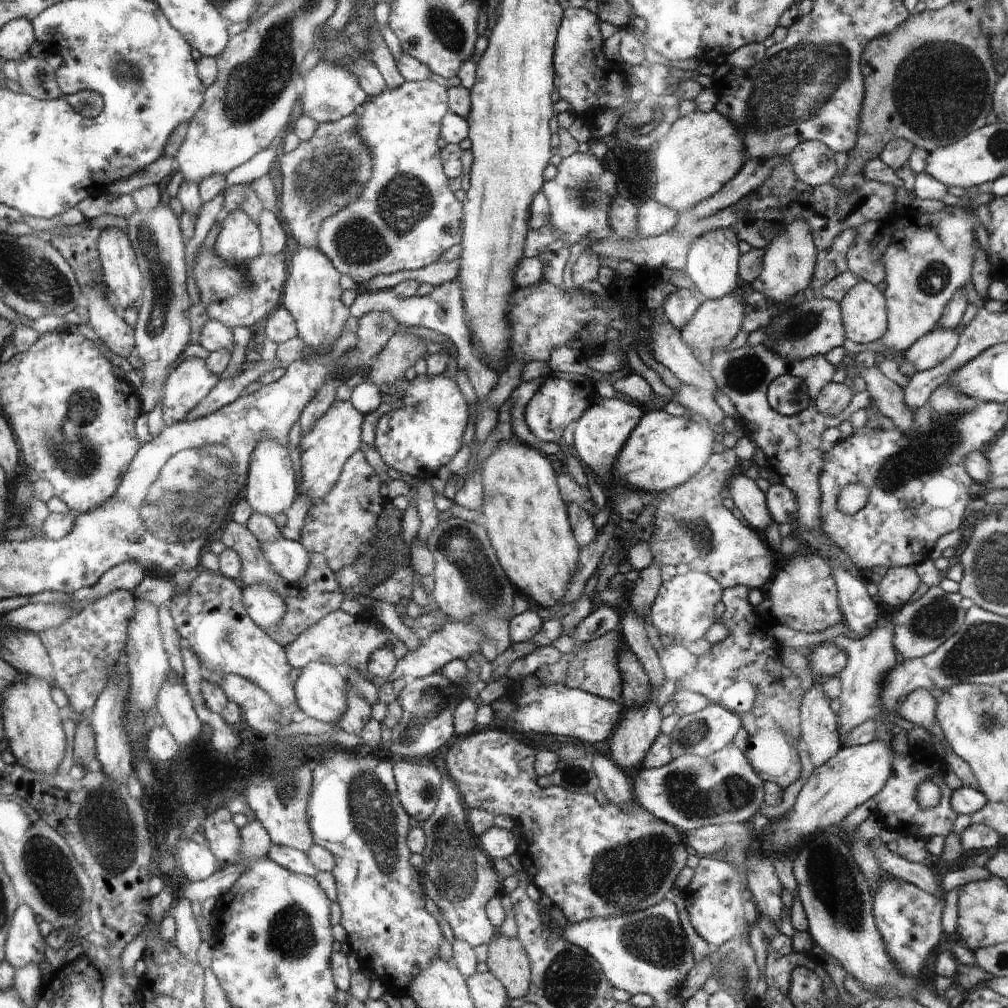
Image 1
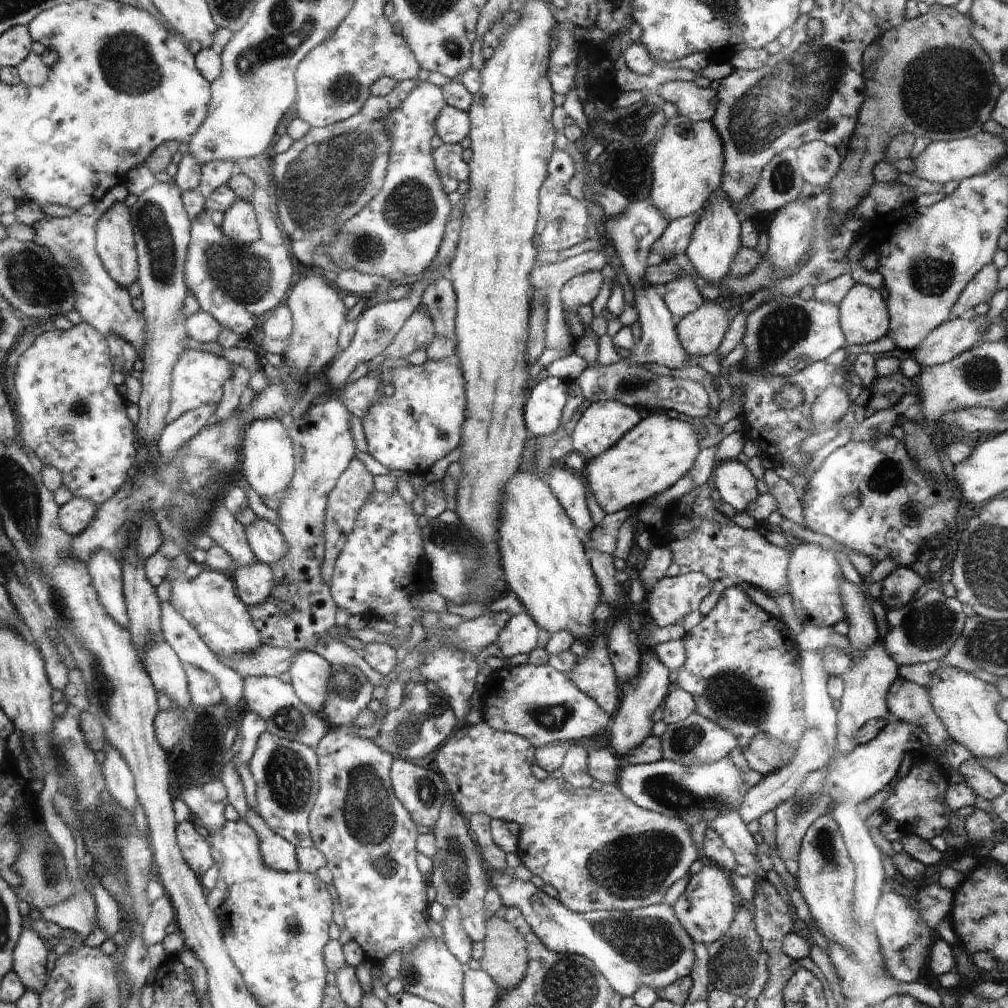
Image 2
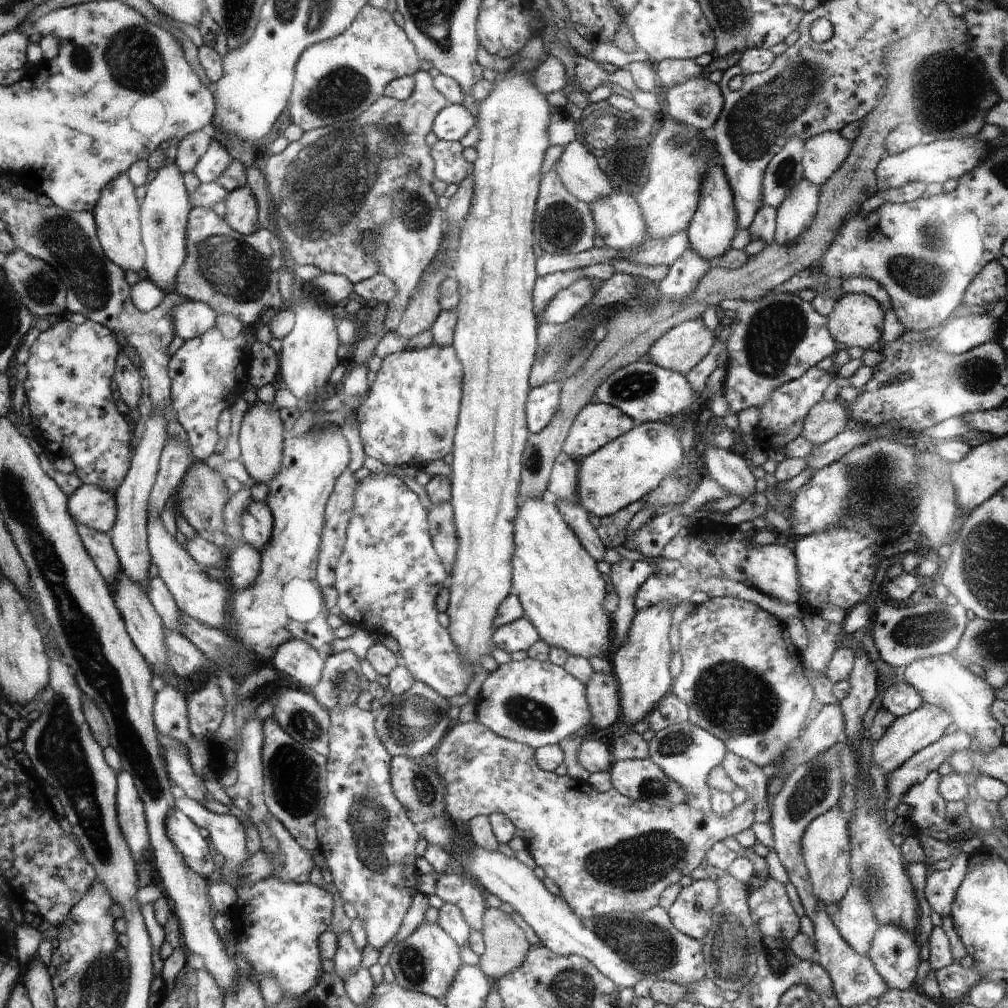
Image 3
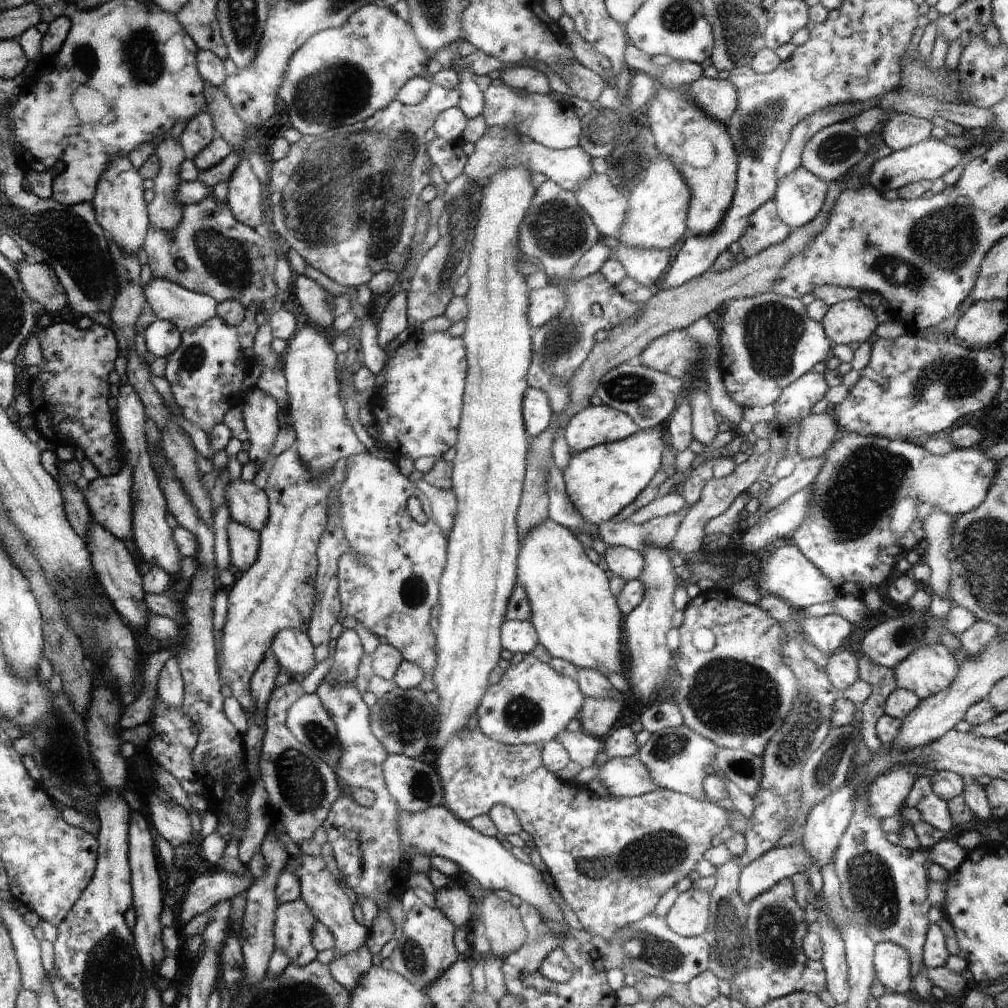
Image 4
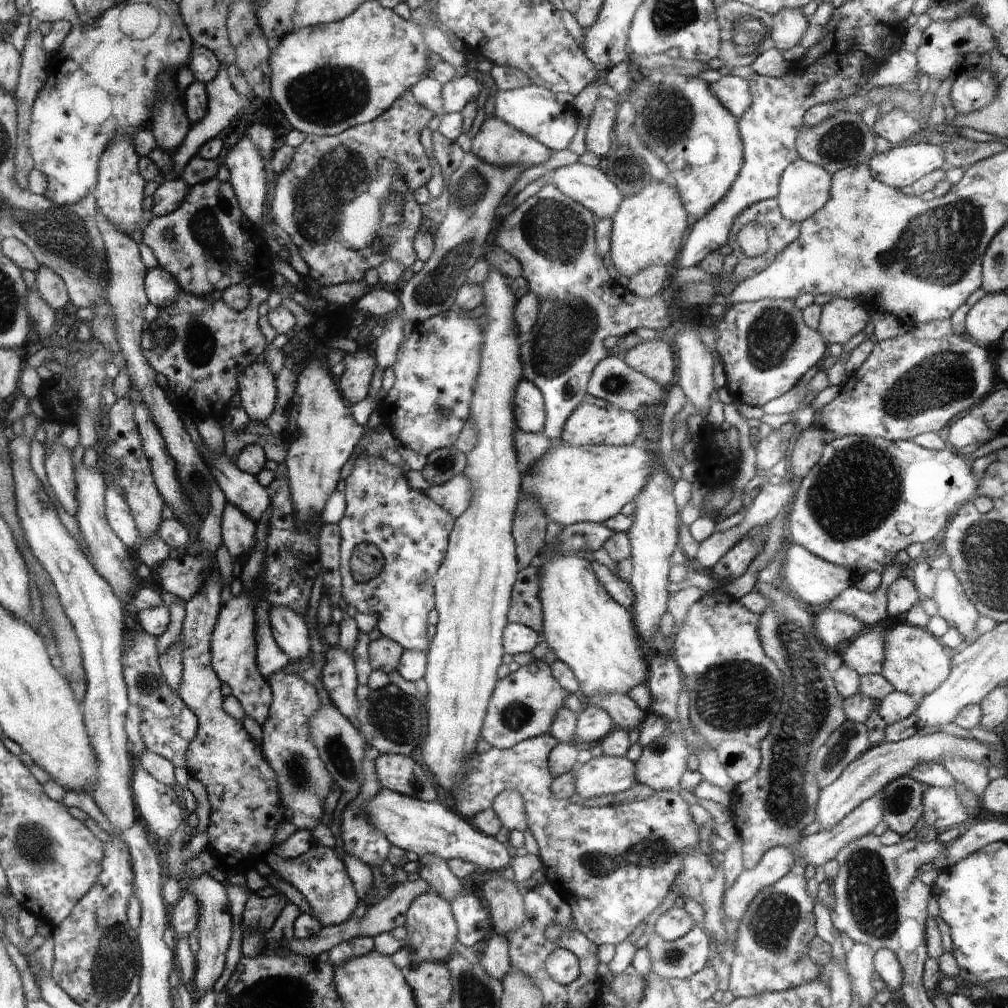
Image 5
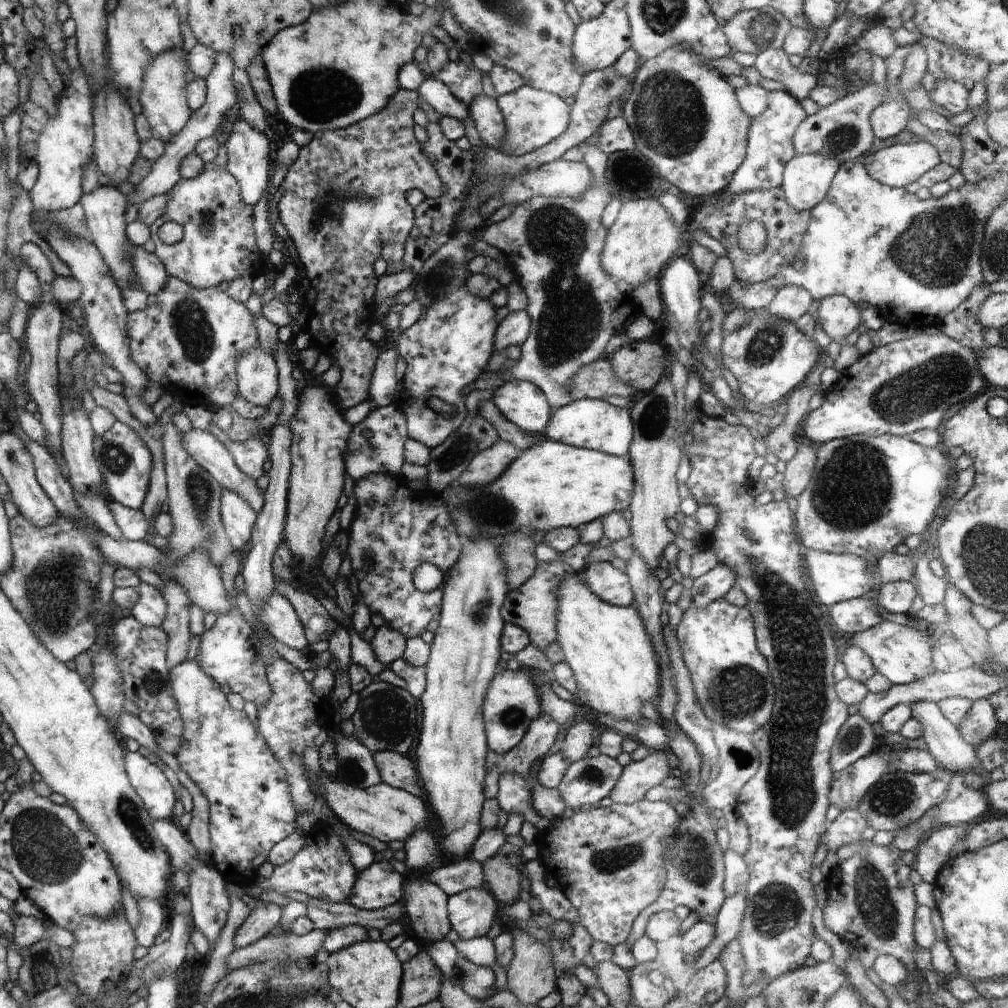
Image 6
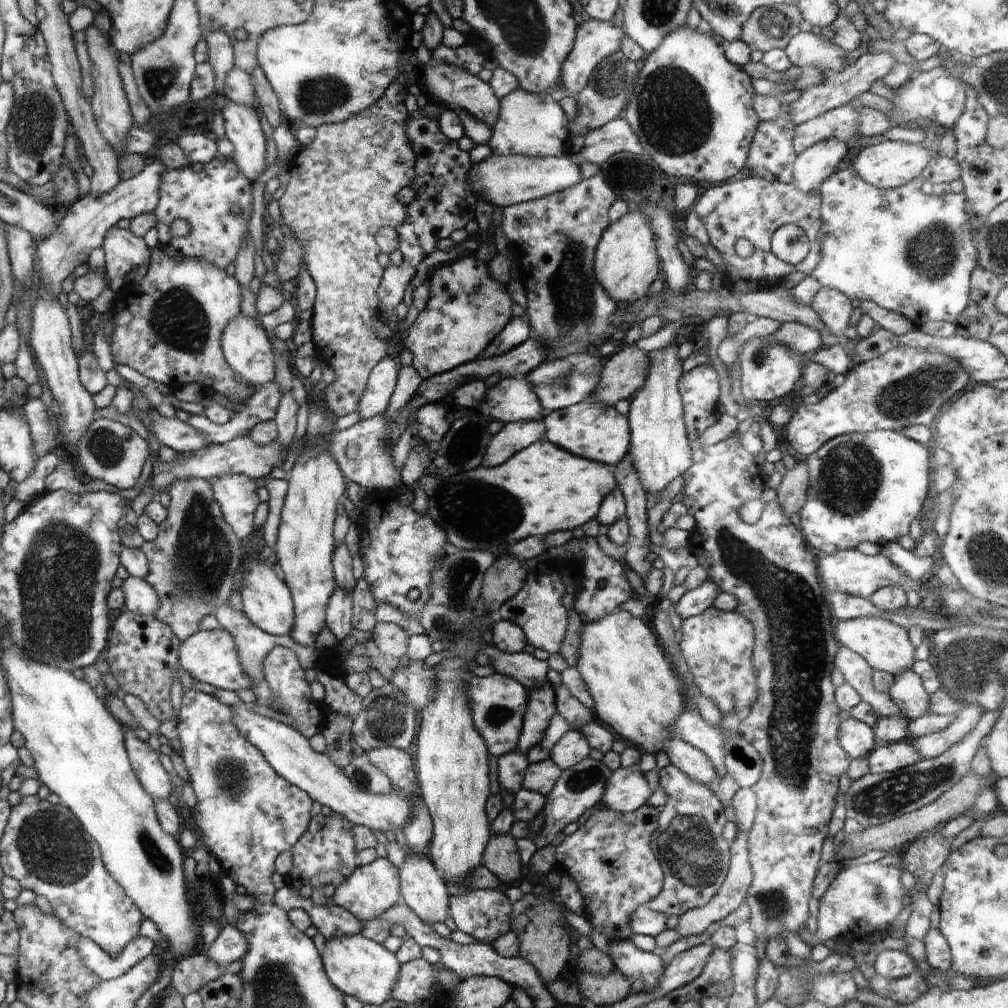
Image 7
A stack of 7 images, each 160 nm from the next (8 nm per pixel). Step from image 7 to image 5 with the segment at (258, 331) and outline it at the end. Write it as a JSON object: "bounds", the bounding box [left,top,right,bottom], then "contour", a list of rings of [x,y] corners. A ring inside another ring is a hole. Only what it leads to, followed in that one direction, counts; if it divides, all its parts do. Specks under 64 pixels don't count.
{"bounds":[241,362,276,422],"contour":[[[258,362],[241,376],[242,408],[252,422],[268,420],[276,404],[276,384],[272,370],[265,362]]]}

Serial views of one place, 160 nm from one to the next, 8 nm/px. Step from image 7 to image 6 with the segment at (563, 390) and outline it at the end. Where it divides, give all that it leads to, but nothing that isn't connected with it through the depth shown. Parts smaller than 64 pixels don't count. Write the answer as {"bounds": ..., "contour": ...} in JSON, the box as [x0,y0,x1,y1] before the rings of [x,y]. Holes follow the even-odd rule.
{"bounds":[570,356,638,400],"contour":[[[605,356],[596,362],[584,366],[574,376],[574,384],[570,388],[570,398],[577,399],[605,399],[610,397],[627,397],[633,400],[638,395],[634,394],[630,386],[618,382],[614,374],[614,366],[610,358],[605,360]]]}

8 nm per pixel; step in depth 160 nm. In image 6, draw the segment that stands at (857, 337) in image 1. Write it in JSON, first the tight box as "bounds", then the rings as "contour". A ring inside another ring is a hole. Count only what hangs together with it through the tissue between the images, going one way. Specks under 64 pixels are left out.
{"bounds":[818,295,861,344],"contour":[[[832,295],[818,302],[818,318],[824,332],[832,341],[842,344],[860,325],[861,312],[857,305],[843,295]]]}

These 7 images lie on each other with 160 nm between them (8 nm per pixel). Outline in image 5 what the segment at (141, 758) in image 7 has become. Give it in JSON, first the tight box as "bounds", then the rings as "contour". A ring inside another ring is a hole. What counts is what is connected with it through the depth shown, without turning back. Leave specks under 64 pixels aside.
{"bounds":[131,762,182,840],"contour":[[[135,762],[131,786],[134,801],[148,831],[158,838],[170,840],[170,834],[182,822],[182,808],[178,804],[180,797],[176,796],[172,787],[150,776],[138,762]]]}

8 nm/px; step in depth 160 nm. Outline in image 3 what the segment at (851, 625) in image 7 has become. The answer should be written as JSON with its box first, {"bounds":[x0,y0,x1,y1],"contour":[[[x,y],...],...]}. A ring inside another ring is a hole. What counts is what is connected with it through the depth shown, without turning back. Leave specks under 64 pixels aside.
{"bounds":[899,654,1005,748],"contour":[[[946,654],[942,658],[924,658],[914,662],[899,672],[899,677],[916,688],[924,703],[938,708],[938,712],[948,716],[952,720],[950,724],[956,726],[956,732],[978,734],[978,740],[970,744],[971,748],[996,748],[1003,743],[1005,727],[996,722],[991,714],[991,706],[996,700],[994,690],[982,678],[954,660],[951,654]]]}

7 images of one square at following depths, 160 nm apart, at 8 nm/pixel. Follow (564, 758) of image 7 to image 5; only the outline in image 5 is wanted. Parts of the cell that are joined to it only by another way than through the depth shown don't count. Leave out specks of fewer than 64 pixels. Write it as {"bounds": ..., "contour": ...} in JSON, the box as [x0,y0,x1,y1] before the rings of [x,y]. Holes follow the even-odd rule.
{"bounds":[576,703,614,747],"contour":[[[585,703],[577,716],[576,738],[579,745],[588,747],[597,744],[614,729],[610,714],[600,707]]]}

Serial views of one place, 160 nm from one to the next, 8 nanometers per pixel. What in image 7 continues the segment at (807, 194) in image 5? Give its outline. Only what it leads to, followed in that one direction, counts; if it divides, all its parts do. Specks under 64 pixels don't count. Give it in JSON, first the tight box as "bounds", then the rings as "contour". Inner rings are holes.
{"bounds":[792,138,847,194],"contour":[[[836,138],[814,144],[796,156],[792,164],[792,186],[802,194],[814,192],[835,172],[847,152],[847,144]]]}

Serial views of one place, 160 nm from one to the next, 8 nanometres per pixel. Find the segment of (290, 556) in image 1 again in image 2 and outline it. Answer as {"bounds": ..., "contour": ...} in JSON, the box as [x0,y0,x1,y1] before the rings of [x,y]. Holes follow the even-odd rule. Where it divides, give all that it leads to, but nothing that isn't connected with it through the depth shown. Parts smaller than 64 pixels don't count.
{"bounds":[245,519,287,566],"contour":[[[255,519],[245,526],[249,547],[257,560],[270,566],[287,555],[287,545],[278,526],[266,519]]]}

